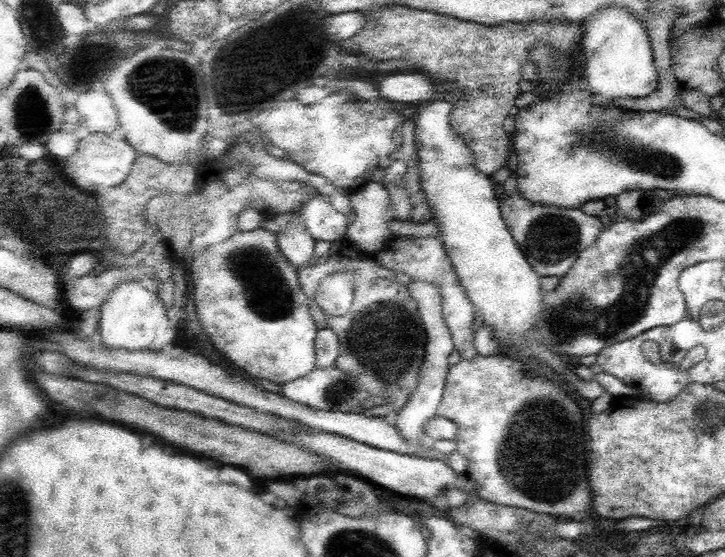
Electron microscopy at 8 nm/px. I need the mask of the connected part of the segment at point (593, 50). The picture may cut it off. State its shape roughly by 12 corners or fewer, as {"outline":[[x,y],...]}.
{"outline":[[630,8],[584,22],[596,98],[646,98],[660,76],[648,28]]}

